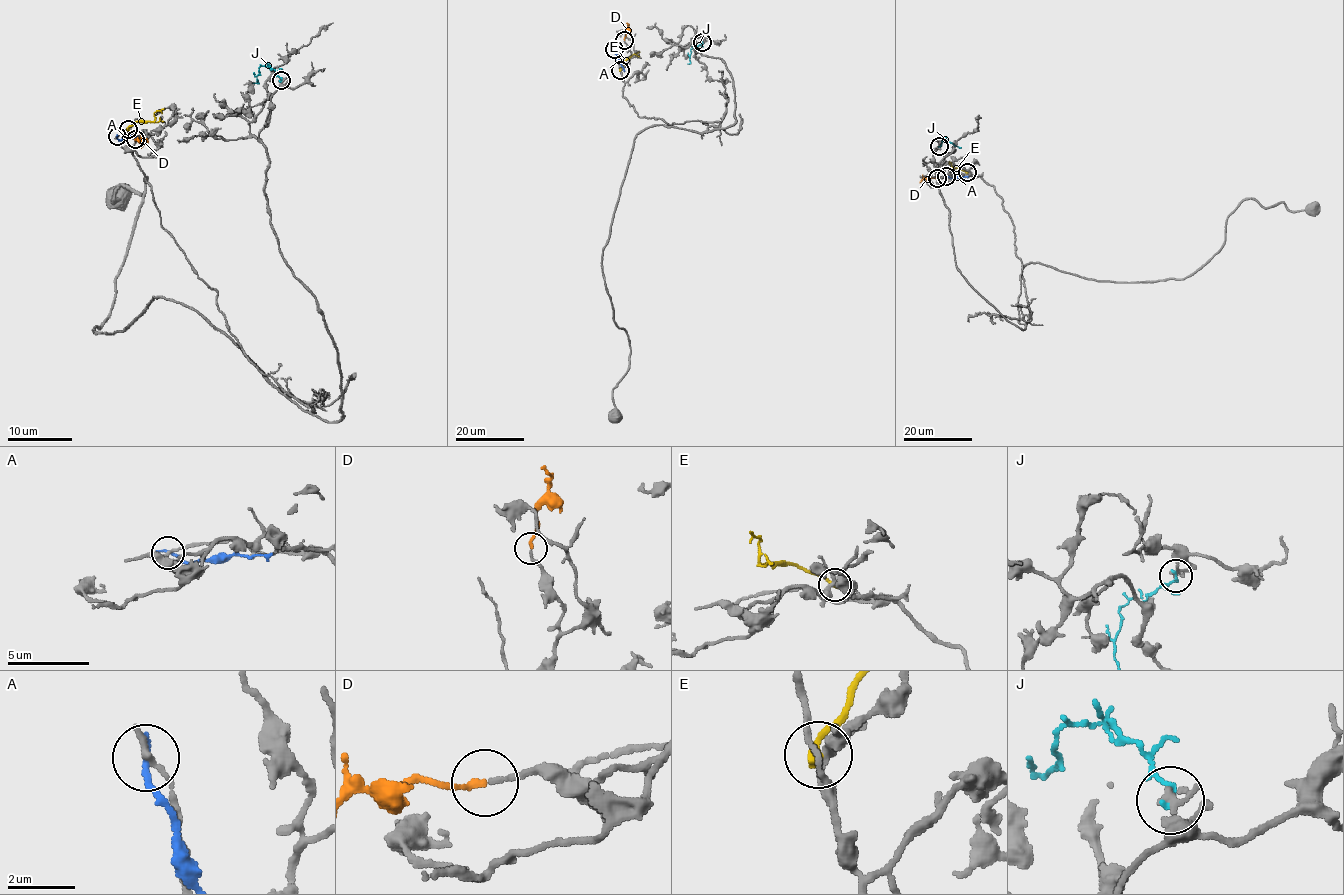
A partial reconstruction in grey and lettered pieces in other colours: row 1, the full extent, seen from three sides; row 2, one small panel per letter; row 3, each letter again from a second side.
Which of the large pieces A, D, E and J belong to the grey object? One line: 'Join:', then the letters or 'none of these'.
Join: D

